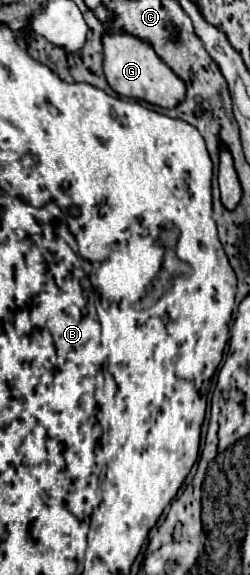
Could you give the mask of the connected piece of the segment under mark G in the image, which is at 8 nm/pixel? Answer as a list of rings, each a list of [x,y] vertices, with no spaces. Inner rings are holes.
[[[127,33],[105,35],[103,47],[105,47],[105,61],[103,61],[105,77],[115,93],[123,97],[141,99],[151,105],[159,105],[163,109],[171,109],[185,99],[185,83],[141,39]]]

